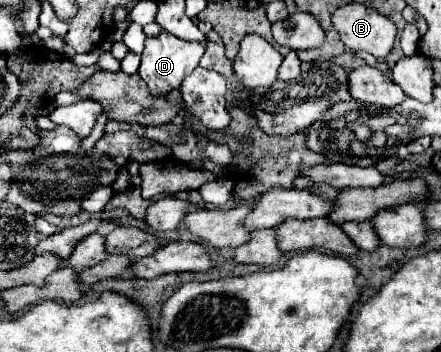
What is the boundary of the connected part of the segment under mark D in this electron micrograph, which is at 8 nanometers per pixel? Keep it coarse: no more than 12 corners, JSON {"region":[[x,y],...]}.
{"region":[[167,31],[145,41],[139,77],[165,95],[193,73],[201,43]]}

